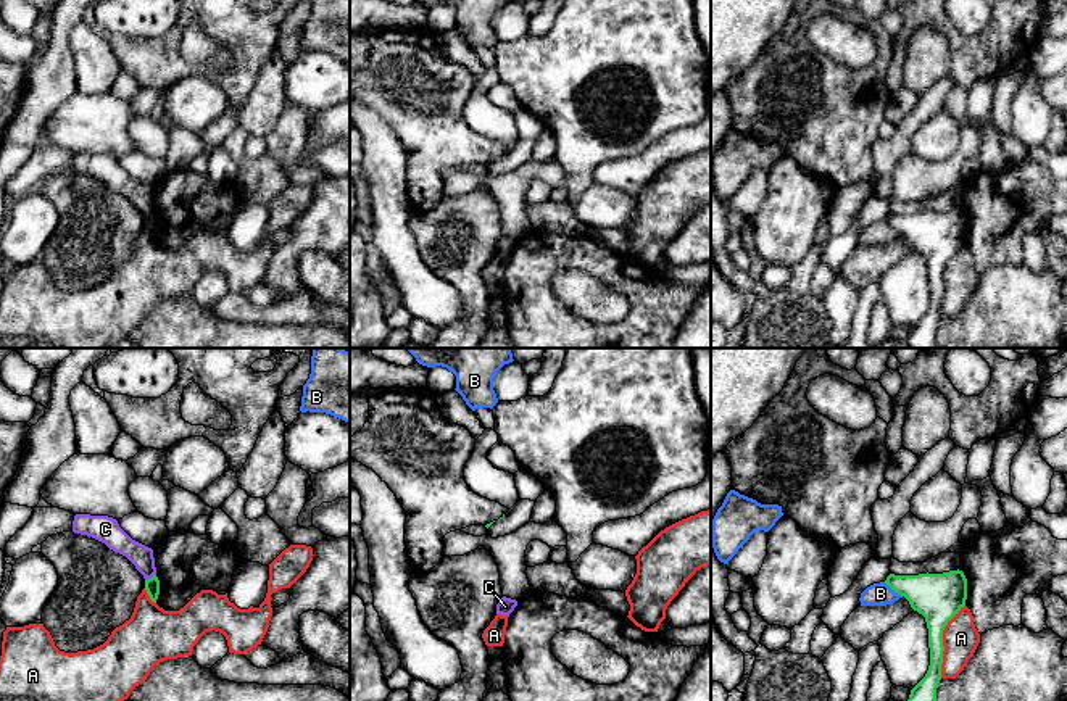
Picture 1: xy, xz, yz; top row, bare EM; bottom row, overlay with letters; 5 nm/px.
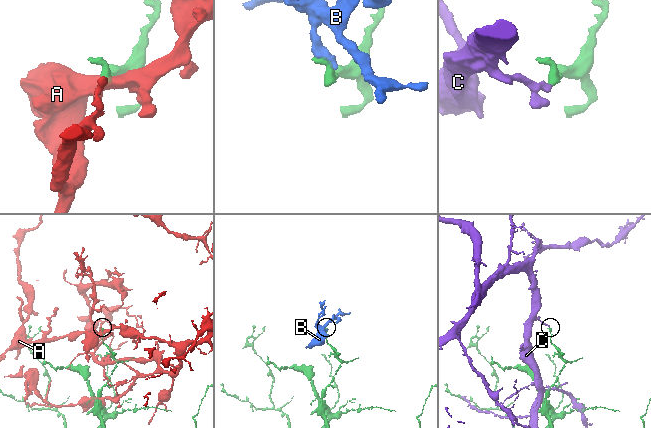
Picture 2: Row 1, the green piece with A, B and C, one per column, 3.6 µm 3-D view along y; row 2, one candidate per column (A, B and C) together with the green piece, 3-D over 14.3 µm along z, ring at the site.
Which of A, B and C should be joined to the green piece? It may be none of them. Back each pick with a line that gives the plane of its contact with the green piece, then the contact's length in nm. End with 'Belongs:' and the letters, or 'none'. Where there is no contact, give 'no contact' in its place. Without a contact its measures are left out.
Belongs: none

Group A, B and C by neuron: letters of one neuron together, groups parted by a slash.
A / B / C

